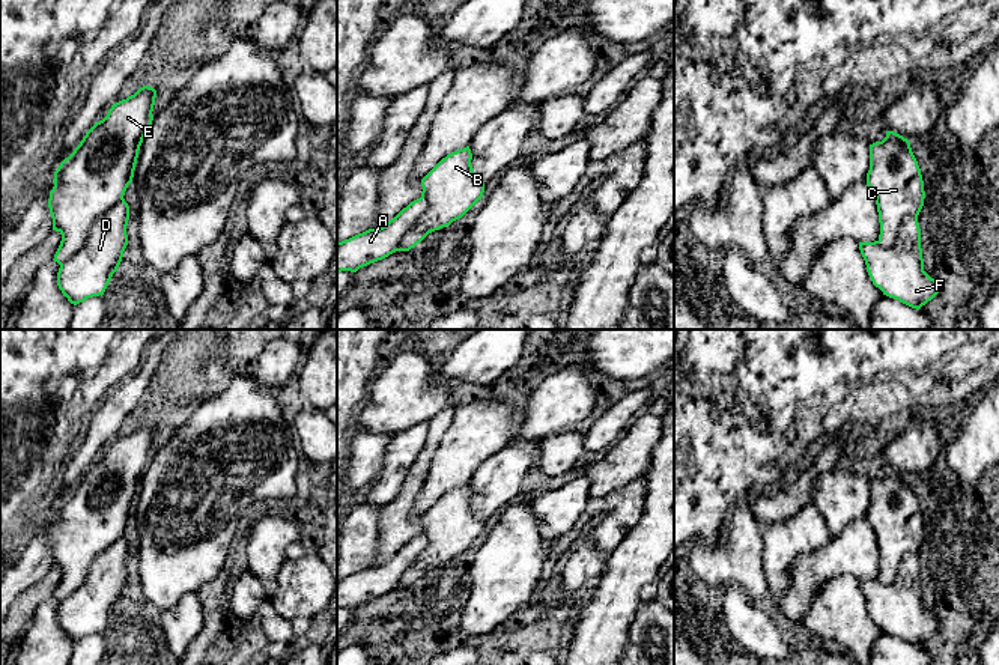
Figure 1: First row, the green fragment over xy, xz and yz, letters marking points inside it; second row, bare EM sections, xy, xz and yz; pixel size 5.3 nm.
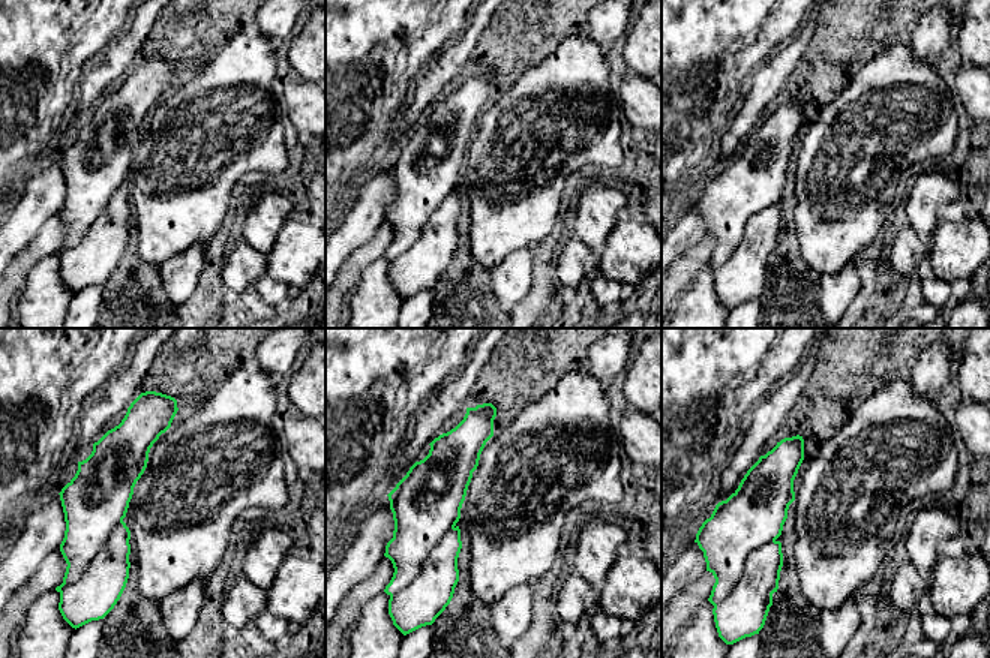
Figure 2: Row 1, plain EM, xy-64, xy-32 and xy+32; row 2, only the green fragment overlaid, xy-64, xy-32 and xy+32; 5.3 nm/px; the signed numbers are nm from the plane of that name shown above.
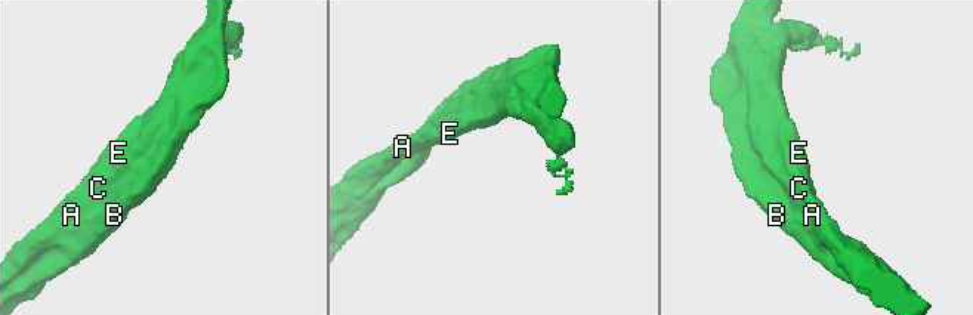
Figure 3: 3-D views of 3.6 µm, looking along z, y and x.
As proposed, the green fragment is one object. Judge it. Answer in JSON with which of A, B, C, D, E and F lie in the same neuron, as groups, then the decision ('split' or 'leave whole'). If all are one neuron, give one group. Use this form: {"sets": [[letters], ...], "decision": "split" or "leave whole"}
{"sets": [["A", "C", "E"], ["B", "D", "F"]], "decision": "split"}

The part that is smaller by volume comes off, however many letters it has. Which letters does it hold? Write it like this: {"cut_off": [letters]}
{"cut_off": ["A", "C", "E"]}

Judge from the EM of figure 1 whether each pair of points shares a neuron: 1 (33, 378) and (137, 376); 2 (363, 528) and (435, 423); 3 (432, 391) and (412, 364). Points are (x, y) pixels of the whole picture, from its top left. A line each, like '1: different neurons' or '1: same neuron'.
1: different neurons
2: different neurons
3: same neuron

